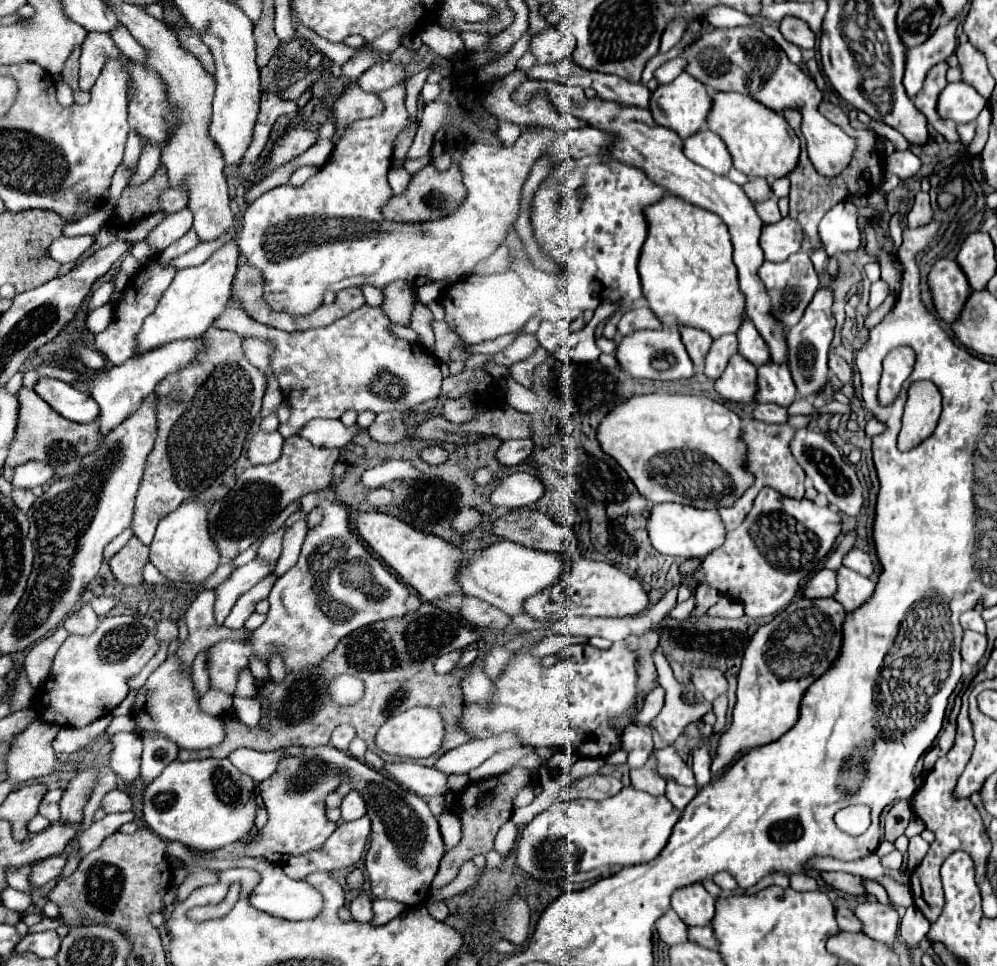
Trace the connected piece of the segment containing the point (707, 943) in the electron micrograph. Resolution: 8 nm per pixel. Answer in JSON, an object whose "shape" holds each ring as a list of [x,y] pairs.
{"shape":[[[708,925],[706,927],[688,927],[688,941],[694,941],[706,949],[716,949],[716,939]]]}

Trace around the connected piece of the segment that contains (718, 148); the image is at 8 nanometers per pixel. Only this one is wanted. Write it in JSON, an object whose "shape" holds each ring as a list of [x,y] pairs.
{"shape":[[[708,129],[696,131],[694,135],[690,135],[690,139],[684,139],[684,151],[690,161],[716,175],[726,175],[732,167],[732,157],[724,141]]]}

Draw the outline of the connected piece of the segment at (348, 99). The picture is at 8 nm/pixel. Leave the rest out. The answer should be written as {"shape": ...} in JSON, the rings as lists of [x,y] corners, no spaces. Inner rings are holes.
{"shape":[[[350,85],[346,93],[342,93],[332,105],[332,117],[336,121],[336,129],[342,129],[360,119],[380,115],[382,111],[384,111],[382,99],[378,95],[362,91],[358,85]]]}

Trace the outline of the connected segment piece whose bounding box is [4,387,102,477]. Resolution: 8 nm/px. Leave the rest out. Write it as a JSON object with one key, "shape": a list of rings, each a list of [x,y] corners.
{"shape":[[[20,387],[18,391],[18,431],[14,435],[14,443],[10,445],[4,467],[18,467],[26,461],[42,461],[54,469],[60,465],[60,477],[76,475],[82,469],[82,459],[90,455],[90,451],[94,451],[94,447],[98,447],[100,441],[102,437],[98,435],[96,423],[80,425],[74,421],[66,421],[44,399],[38,399],[38,395],[32,389]]]}

